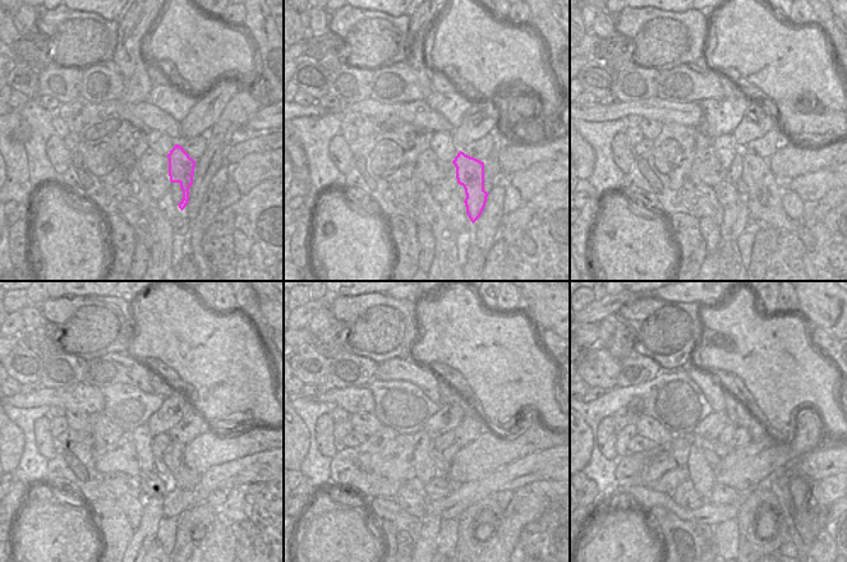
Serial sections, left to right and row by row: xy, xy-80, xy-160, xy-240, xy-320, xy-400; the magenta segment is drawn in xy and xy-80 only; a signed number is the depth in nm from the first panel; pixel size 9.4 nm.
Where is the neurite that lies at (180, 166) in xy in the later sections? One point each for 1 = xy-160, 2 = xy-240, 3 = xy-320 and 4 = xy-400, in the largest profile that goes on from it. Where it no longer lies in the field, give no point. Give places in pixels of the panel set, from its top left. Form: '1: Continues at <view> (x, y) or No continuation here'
1: Continues at xy-160 (764, 196)
2: Continues at xy-240 (182, 477)
3: Continues at xy-320 (534, 539)
4: Continues at xy-400 (824, 540).

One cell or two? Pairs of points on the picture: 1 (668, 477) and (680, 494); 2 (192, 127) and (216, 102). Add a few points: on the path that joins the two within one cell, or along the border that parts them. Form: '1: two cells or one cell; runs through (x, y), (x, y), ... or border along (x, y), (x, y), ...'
1: two cells; border along (687, 478), (670, 494)
2: one cell; runs through (198, 120), (210, 109)

